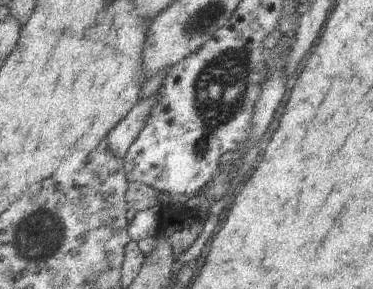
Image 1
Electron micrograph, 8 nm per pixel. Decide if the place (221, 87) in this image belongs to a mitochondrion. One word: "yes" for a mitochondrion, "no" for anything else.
yes

